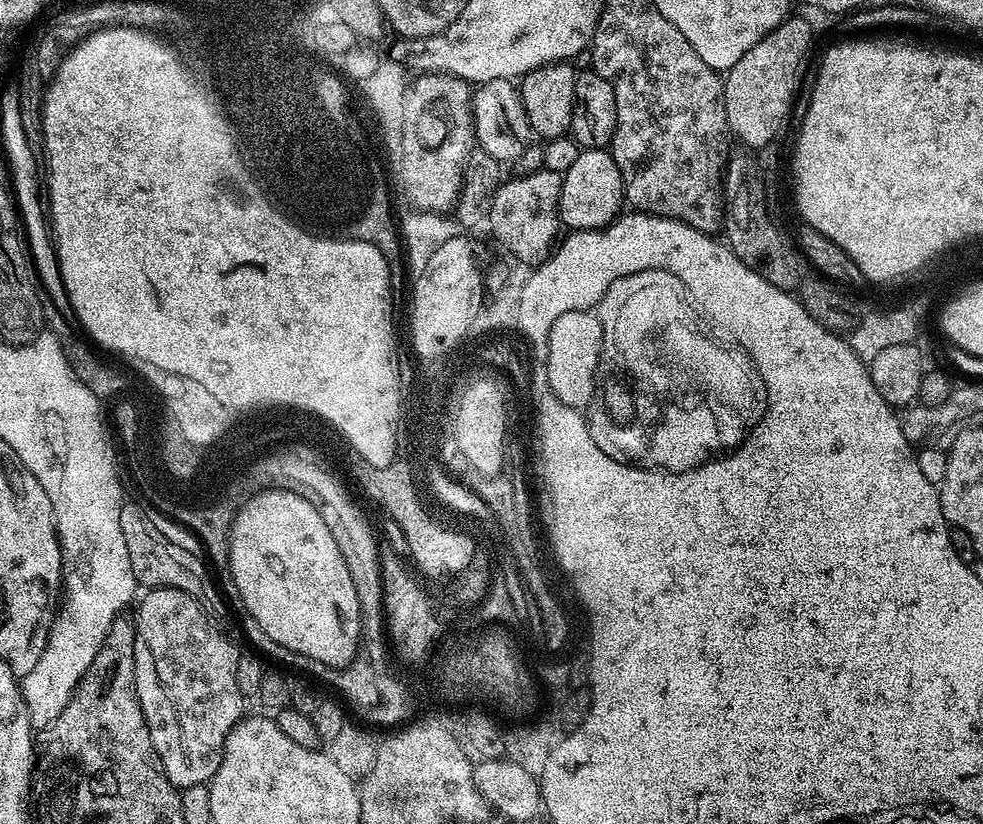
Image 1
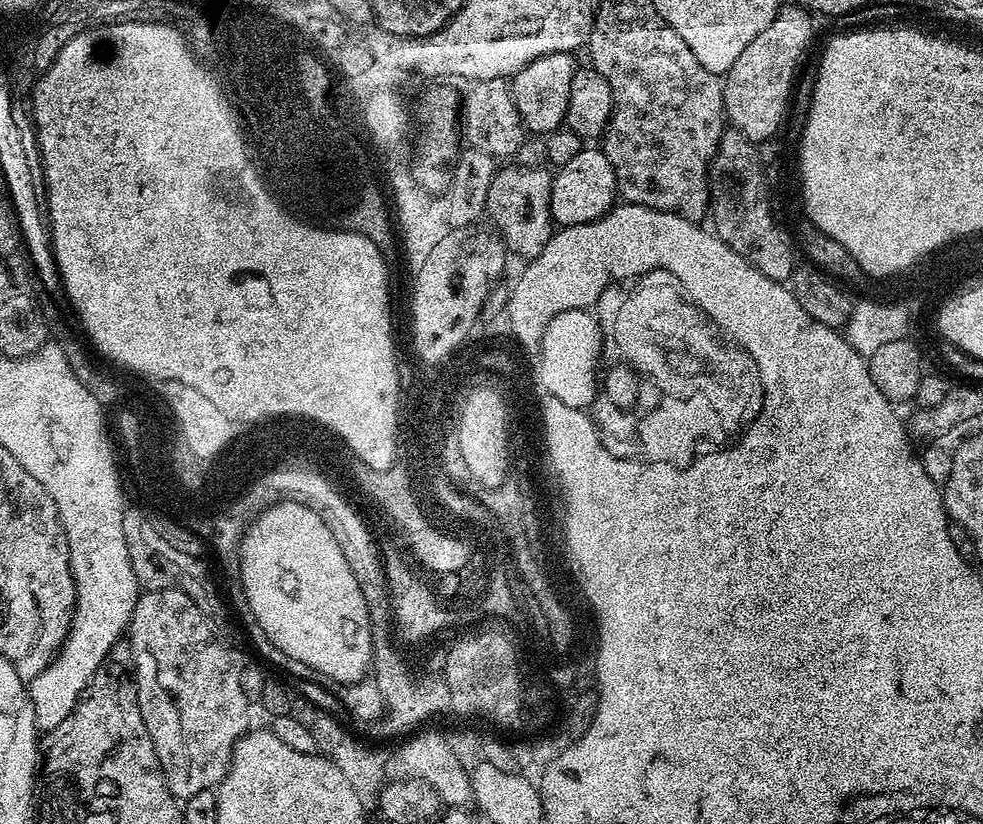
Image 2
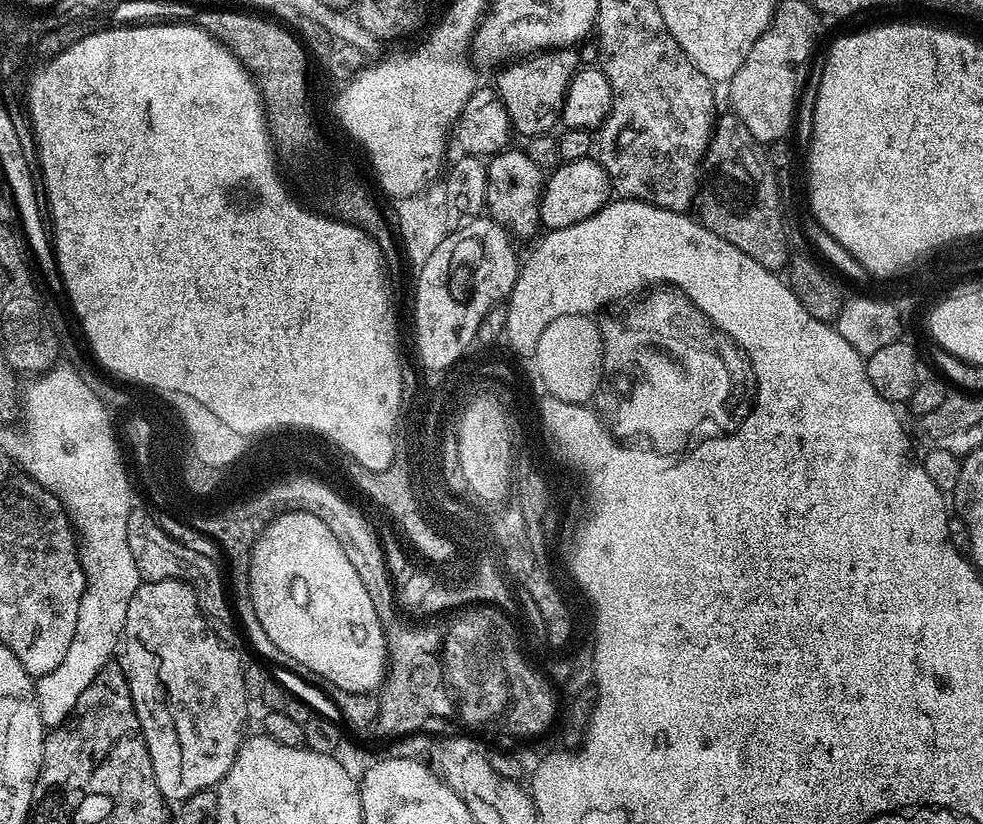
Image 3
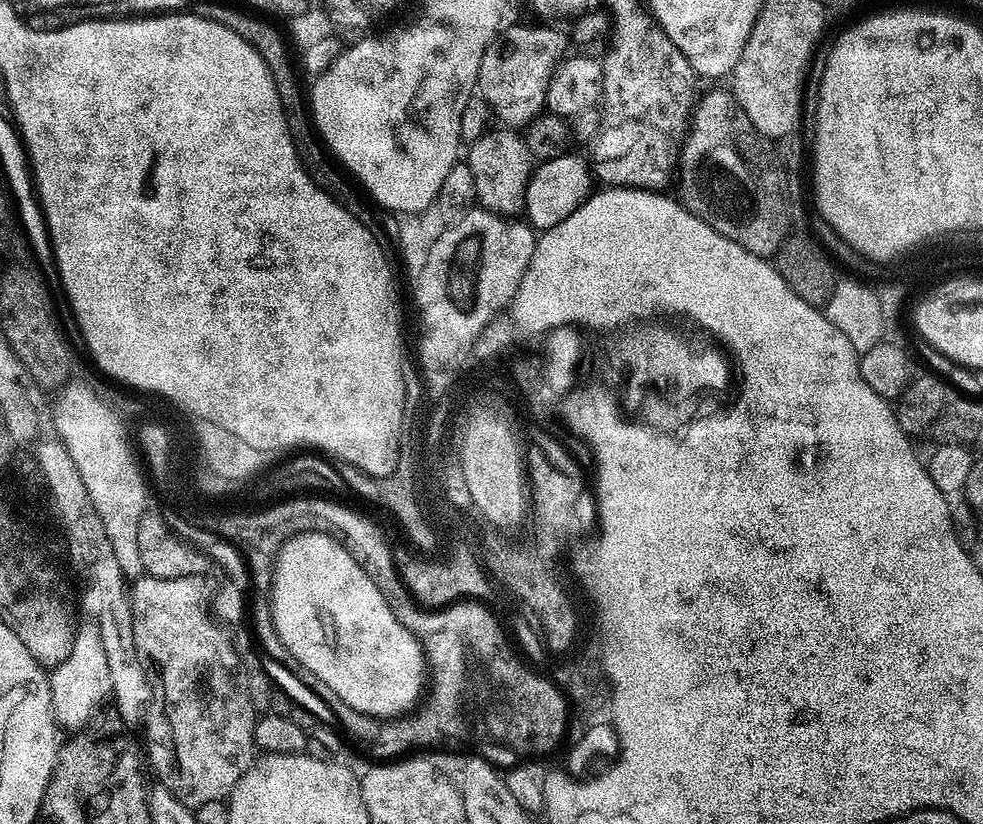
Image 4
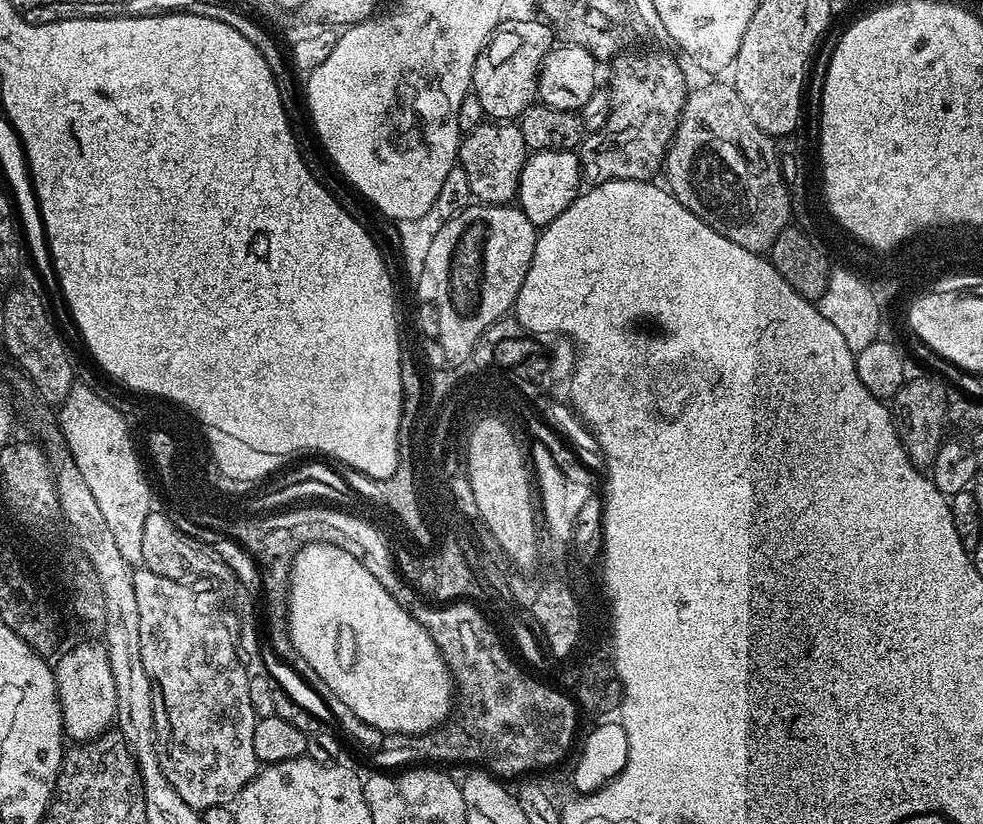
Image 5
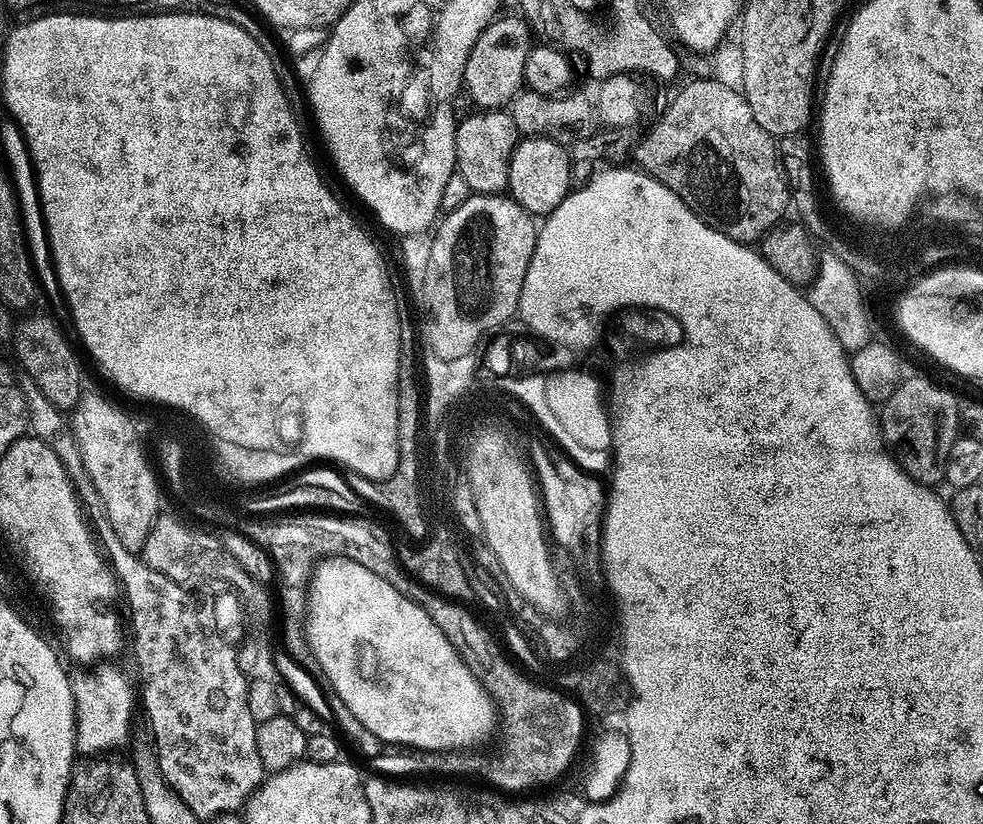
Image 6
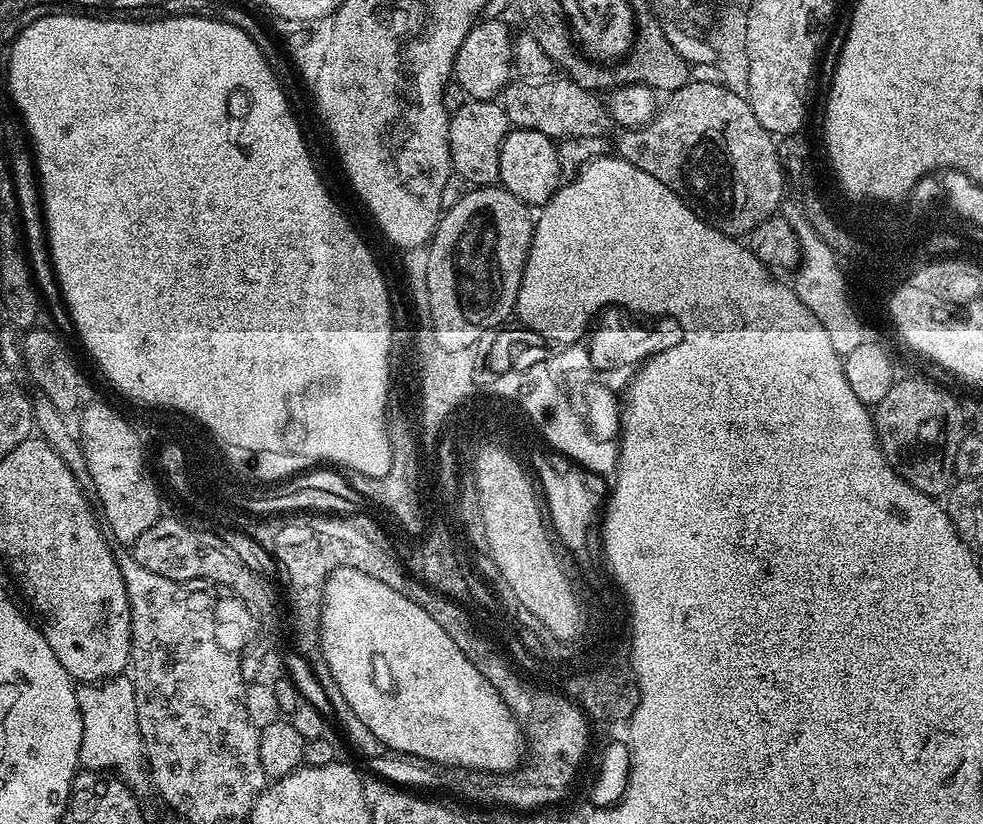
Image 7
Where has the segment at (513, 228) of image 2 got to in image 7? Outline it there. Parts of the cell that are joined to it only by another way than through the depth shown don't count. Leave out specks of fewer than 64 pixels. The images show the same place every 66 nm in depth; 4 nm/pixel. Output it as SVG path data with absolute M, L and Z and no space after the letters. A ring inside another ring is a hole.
M469 98L448 121L448 145L452 170L472 186L492 186L500 179L500 151L510 125L503 103Z

